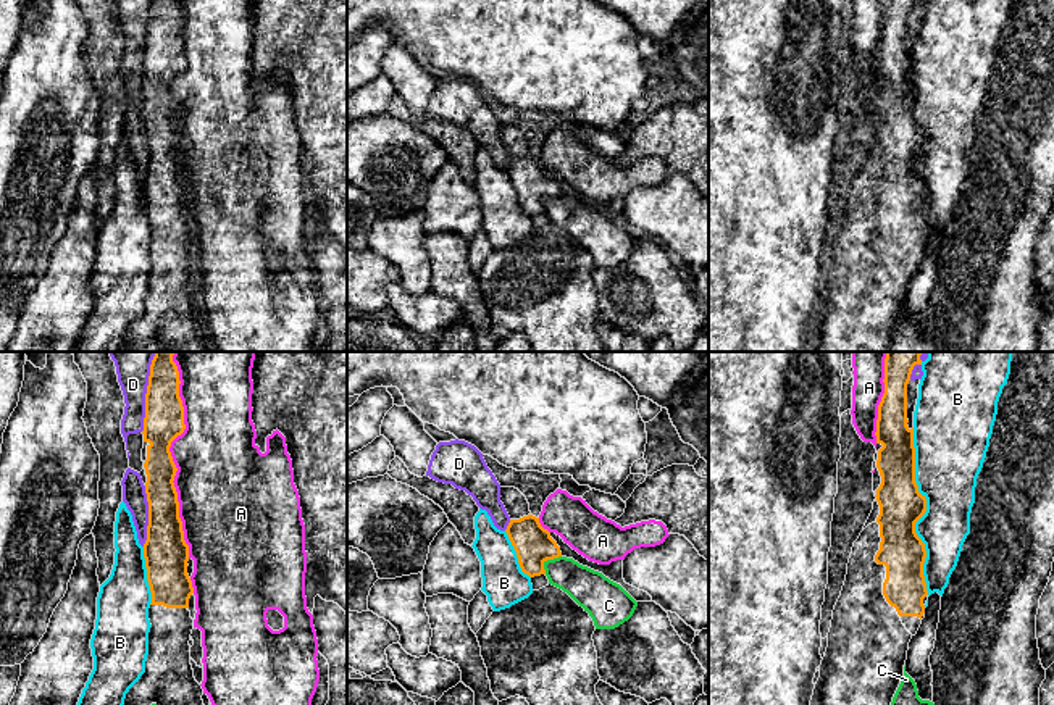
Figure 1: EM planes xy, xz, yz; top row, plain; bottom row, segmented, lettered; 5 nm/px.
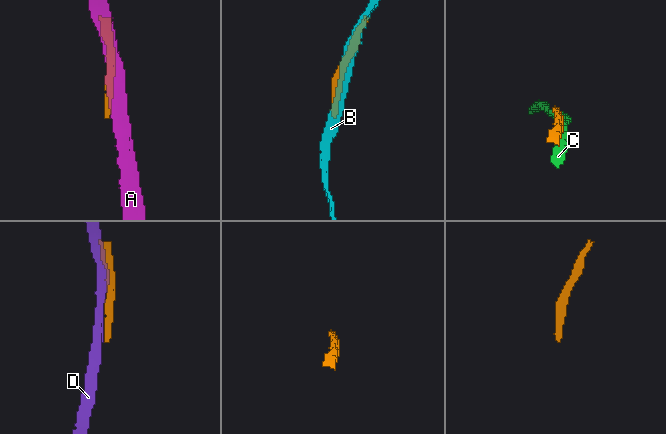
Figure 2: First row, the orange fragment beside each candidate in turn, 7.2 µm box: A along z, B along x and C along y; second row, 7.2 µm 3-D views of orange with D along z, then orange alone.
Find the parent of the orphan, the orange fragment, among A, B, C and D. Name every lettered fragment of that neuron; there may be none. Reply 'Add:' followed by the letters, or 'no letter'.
Add: no letter

